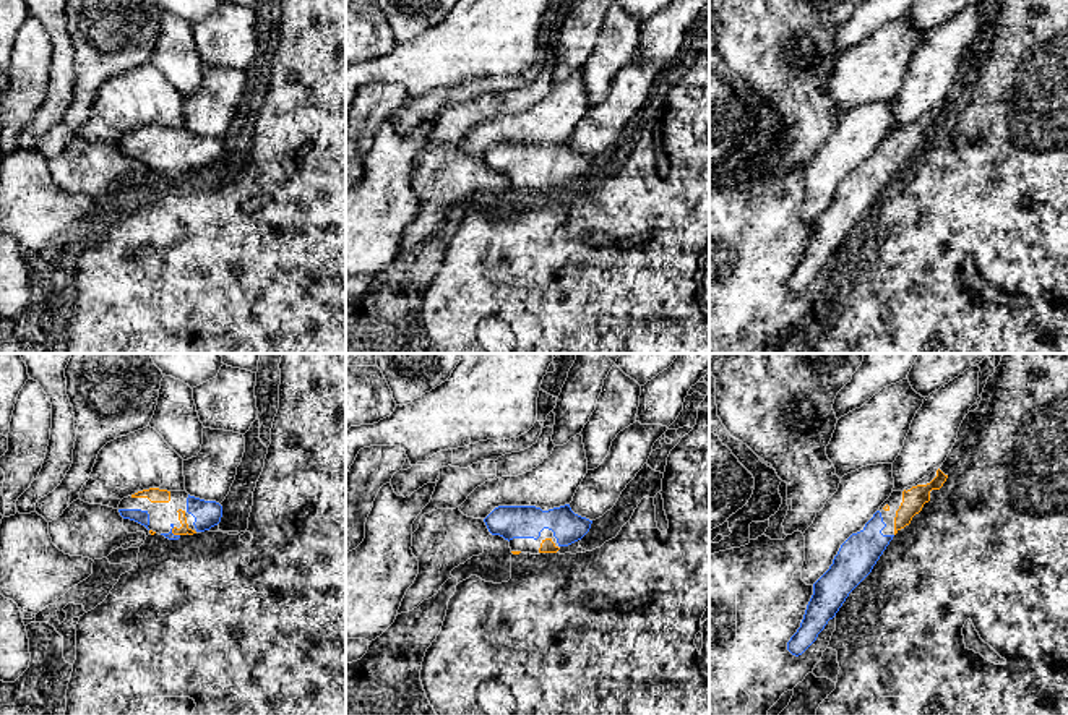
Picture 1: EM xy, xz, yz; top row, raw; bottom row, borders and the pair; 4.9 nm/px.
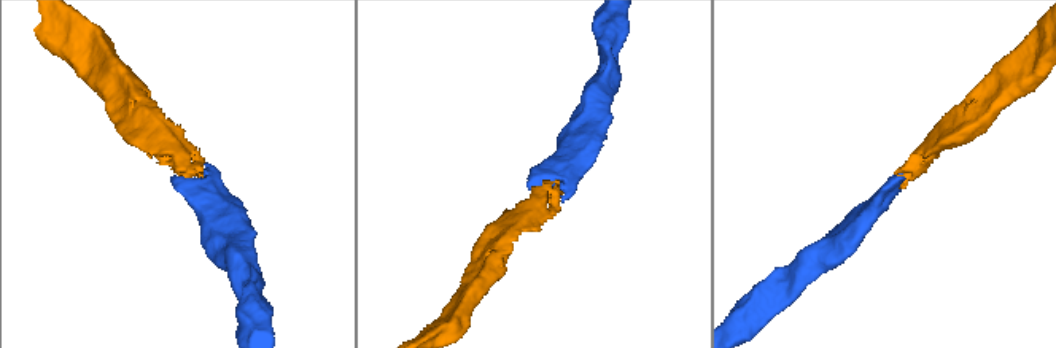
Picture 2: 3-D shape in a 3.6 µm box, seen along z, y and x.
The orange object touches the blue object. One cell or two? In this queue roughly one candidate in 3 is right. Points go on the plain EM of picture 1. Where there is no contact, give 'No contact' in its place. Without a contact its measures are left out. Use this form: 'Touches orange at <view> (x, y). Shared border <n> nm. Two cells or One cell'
Touches orange at xy (174, 171). Shared border 60 nm. One cell

